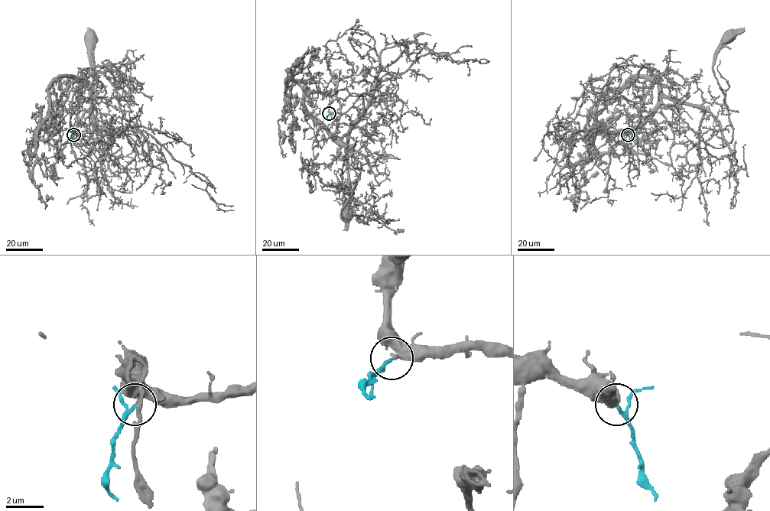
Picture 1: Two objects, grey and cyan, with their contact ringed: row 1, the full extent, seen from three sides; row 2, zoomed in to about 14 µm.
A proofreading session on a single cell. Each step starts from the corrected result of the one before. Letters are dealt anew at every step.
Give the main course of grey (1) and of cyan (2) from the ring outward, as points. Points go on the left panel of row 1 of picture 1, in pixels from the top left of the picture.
1: (73, 135), (93, 130), (92, 104), (104, 126), (101, 138), (88, 148), (90, 37)
2: (73, 135), (72, 144)

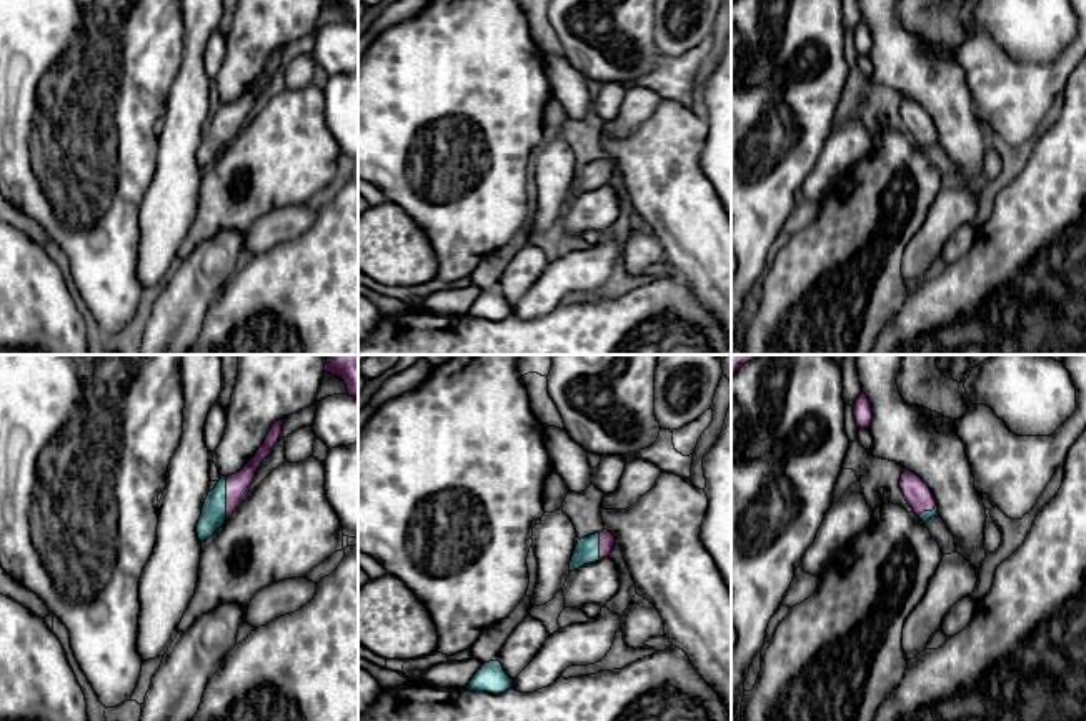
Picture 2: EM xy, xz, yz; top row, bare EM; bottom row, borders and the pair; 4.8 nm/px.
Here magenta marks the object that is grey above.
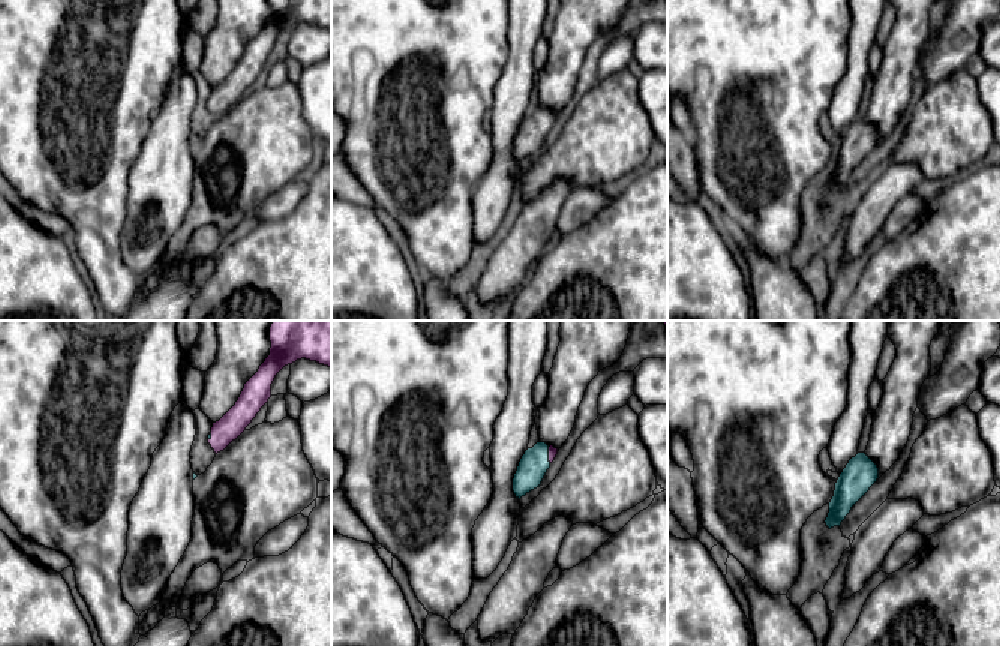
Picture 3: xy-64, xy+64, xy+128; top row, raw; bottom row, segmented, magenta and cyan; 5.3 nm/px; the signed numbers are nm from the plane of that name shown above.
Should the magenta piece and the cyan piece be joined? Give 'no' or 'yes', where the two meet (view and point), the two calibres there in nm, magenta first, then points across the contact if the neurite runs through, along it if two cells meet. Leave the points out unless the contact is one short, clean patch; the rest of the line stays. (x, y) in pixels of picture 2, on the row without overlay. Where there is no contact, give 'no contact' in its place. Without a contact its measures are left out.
yes; contact xy (227, 125); calibres 110 and 130 nm

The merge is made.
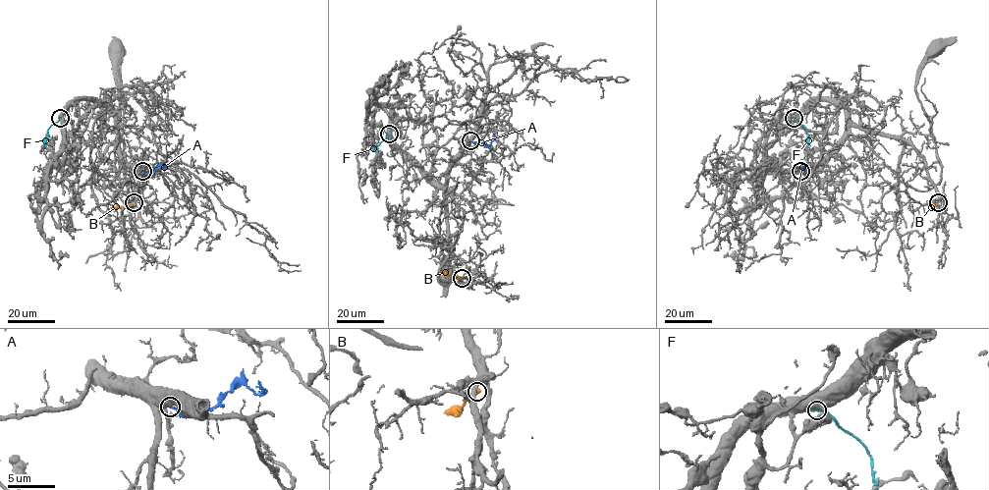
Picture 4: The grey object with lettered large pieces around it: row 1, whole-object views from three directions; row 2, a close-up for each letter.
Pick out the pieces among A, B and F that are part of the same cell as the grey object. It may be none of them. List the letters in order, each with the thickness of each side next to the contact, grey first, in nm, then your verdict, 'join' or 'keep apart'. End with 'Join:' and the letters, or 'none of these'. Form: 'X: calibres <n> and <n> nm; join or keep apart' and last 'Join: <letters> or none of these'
A: calibres 900 and 200 nm; keep apart
B: calibres 320 and 280 nm; keep apart
F: calibres 750 and 260 nm; keep apart
Join: none of these

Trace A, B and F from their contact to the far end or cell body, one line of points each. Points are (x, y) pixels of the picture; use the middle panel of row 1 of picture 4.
A: (470, 140), (488, 145), (493, 139), (493, 135)
B: (462, 278), (438, 271)
F: (389, 134), (373, 151)

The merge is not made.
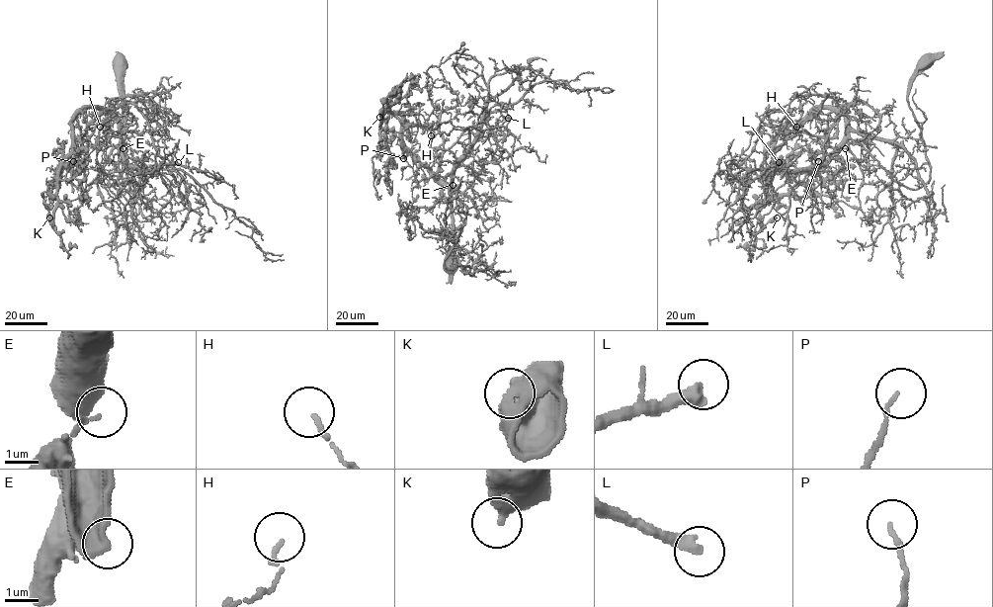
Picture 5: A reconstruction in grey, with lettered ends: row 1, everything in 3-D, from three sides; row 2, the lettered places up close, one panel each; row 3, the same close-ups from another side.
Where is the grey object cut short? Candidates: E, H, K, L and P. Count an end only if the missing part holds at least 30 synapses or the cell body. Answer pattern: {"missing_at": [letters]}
{"missing_at": ["L"]}

